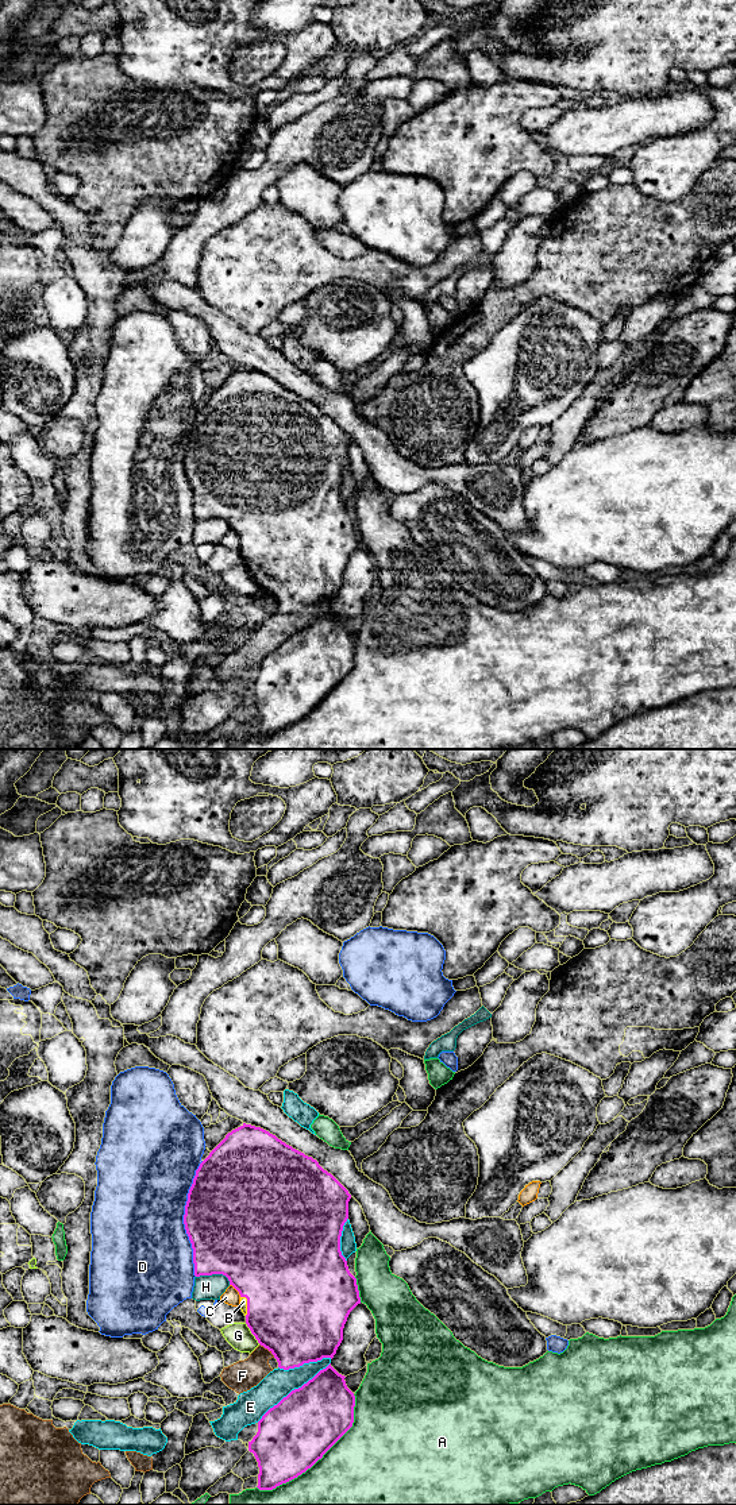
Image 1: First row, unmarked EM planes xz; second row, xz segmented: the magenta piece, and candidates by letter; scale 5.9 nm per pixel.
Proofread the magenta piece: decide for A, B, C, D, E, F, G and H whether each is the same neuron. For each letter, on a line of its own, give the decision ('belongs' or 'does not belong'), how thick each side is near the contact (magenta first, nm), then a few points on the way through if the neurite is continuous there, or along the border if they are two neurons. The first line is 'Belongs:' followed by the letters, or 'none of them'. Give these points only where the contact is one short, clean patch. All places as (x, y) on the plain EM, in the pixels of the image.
Belongs: B
A: does not belong; calibres 420 and 480 nm
B: belongs; calibres 500 and 50 nm
C: does not belong; calibres 500 and 100 nm
D: does not belong; calibres 500 and 500 nm
E: does not belong; calibres 400 and 170 nm
F: does not belong; calibres 500 and 180 nm
G: does not belong; calibres 500 and 150 nm
H: does not belong; calibres 480 and 140 nm

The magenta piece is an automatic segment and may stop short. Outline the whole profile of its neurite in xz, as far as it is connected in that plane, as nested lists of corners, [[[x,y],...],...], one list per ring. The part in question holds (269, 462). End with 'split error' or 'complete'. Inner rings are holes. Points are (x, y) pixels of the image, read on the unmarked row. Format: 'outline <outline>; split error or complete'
outline [[[243,367],[232,374],[200,408],[188,437],[184,468],[193,493],[194,520],[223,518],[240,539],[240,553],[246,560],[246,568],[258,587],[267,593],[284,614],[300,611],[304,607],[317,606],[323,602],[334,602],[343,584],[343,572],[350,556],[361,548],[357,522],[350,517],[347,505],[340,495],[343,470],[348,463],[348,435],[316,404],[286,389],[269,375]]]; split error

